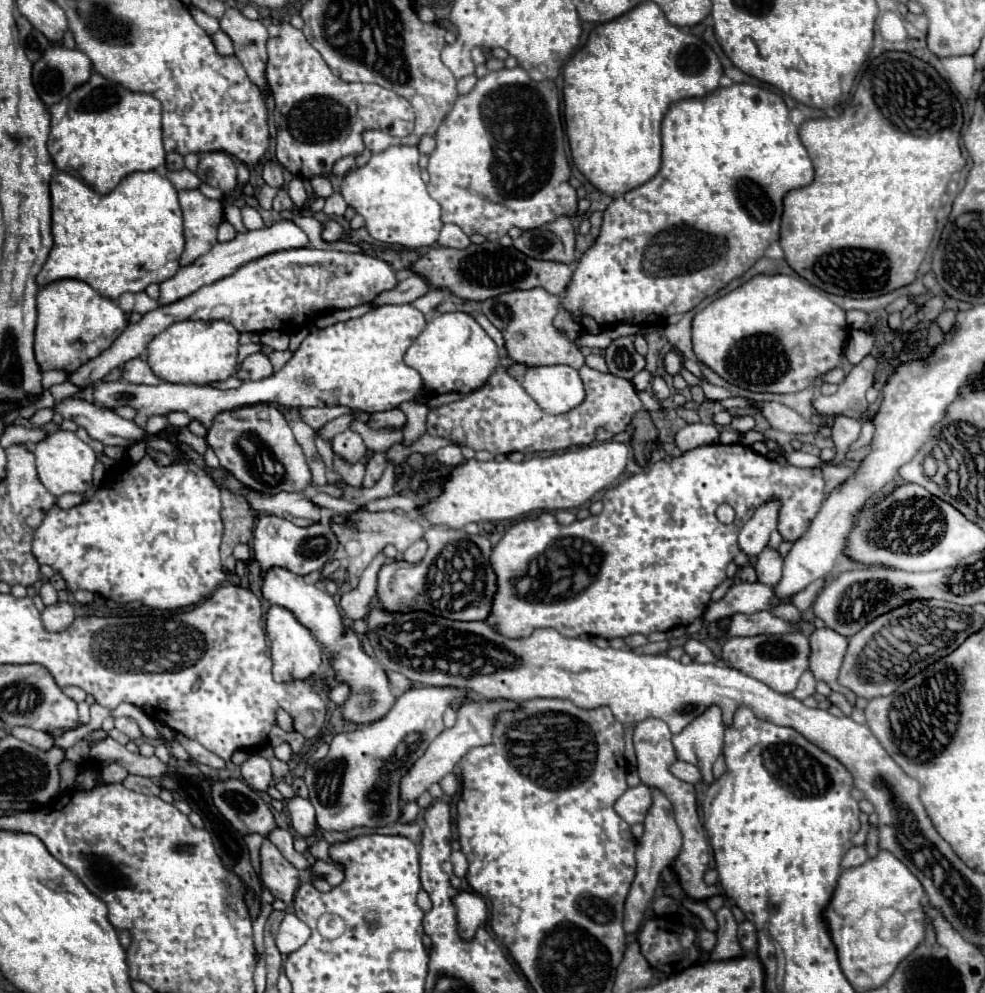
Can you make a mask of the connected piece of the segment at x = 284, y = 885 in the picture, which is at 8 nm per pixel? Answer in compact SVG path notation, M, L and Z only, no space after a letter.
M264 839L260 847L260 881L264 887L270 889L274 899L284 901L286 905L292 903L294 893L298 889L298 869L290 865L280 849Z

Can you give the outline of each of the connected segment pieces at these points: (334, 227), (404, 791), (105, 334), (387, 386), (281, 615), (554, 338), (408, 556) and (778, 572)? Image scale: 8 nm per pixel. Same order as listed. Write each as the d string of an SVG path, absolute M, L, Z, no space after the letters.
M328 219L324 225L322 225L322 239L326 243L332 243L332 241L340 241L344 237L344 227L334 221L334 219Z
M468 701L464 705L460 705L458 709L458 717L456 717L456 725L452 729L444 729L442 735L438 735L438 739L434 739L430 743L430 747L426 749L426 753L410 767L410 771L406 771L406 775L402 775L402 783L400 783L400 795L402 795L402 803L410 803L416 801L432 783L438 783L444 775L452 773L456 763L472 749L478 745L488 745L492 743L492 729L494 729L494 717L498 711L504 709L516 709L520 703L516 701Z
M62 279L42 287L36 297L36 309L38 323L34 331L34 353L42 373L52 369L66 373L76 371L80 365L108 349L128 325L126 313L116 305L116 301L102 297L88 283L76 279Z
M382 305L358 319L312 331L292 359L262 381L244 381L238 389L230 391L220 391L210 385L136 385L112 381L100 383L94 389L94 403L108 409L122 405L134 407L138 411L134 417L138 427L144 427L148 417L166 415L170 411L186 411L190 419L198 419L210 427L216 413L254 403L278 403L296 409L344 405L366 413L388 411L404 401L414 401L418 391L422 391L420 373L408 367L402 357L424 327L426 319L414 305Z
M272 605L266 613L266 633L270 639L270 653L272 653L272 673L276 681L292 681L292 679L306 679L314 675L322 665L322 649L320 643L314 639L312 631L306 629L292 611L280 605Z
M536 287L528 291L502 293L494 299L482 301L480 305L488 321L502 333L506 351L516 363L522 363L528 367L564 363L574 369L580 369L584 365L584 355L580 347L572 339L568 339L562 329L554 327L554 317L558 313L556 309L560 309L560 297L550 295L542 287Z
M420 539L418 543L410 545L410 547L402 553L402 559L404 559L404 561L410 561L410 563L416 563L416 561L420 561L420 559L426 555L426 549L428 549L428 543L426 543L424 539Z
M764 549L754 563L756 575L758 575L758 583L764 583L768 587L776 587L782 579L782 559L778 555L778 551L774 549Z

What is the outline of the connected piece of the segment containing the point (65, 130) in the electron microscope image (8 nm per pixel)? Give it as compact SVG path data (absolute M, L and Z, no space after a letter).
M94 73L88 83L76 87L66 99L52 105L50 109L50 139L48 151L60 171L70 175L82 175L98 193L110 193L122 177L136 171L154 171L164 165L166 151L162 145L162 103L148 93L134 93L118 83L110 83L106 77Z

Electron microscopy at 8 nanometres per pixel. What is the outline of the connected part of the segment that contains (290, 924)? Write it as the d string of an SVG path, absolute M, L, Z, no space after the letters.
M286 913L276 935L278 951L282 955L290 955L296 949L300 949L308 939L310 939L310 927L306 927L306 923L302 923L294 913Z

